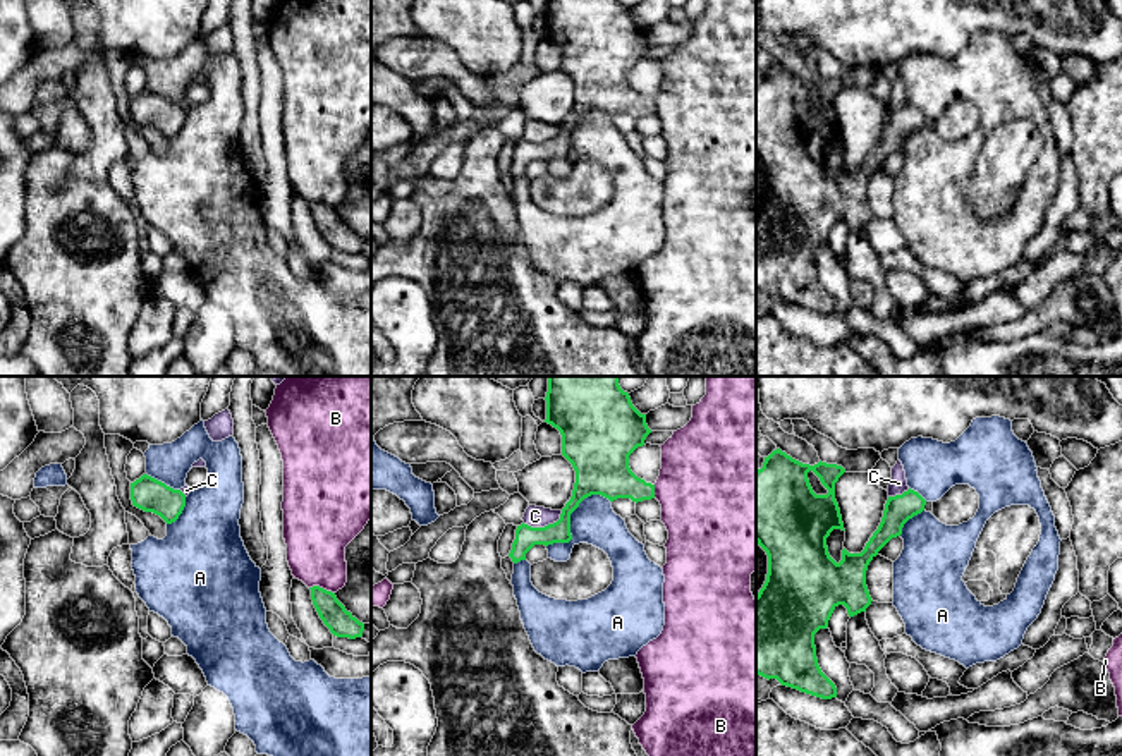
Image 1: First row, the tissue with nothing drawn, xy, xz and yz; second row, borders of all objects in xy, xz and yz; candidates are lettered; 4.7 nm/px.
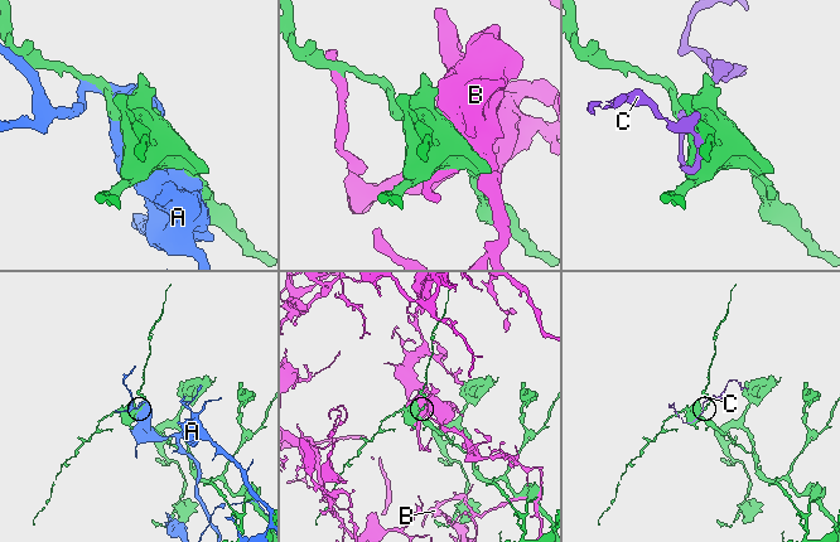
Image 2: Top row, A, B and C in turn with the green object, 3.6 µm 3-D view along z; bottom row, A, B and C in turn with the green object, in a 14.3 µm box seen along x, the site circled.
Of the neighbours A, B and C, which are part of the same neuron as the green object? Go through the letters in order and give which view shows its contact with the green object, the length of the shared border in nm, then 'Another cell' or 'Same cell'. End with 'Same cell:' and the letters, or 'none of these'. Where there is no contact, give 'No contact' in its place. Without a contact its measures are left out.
A: Touches green in xz. Shared border 380 nm. Another cell
B: Touches green in xy. Shared border 120 nm. Another cell
C: Touches green in xz. Shared border 200 nm. Another cell
Same cell: none of these

